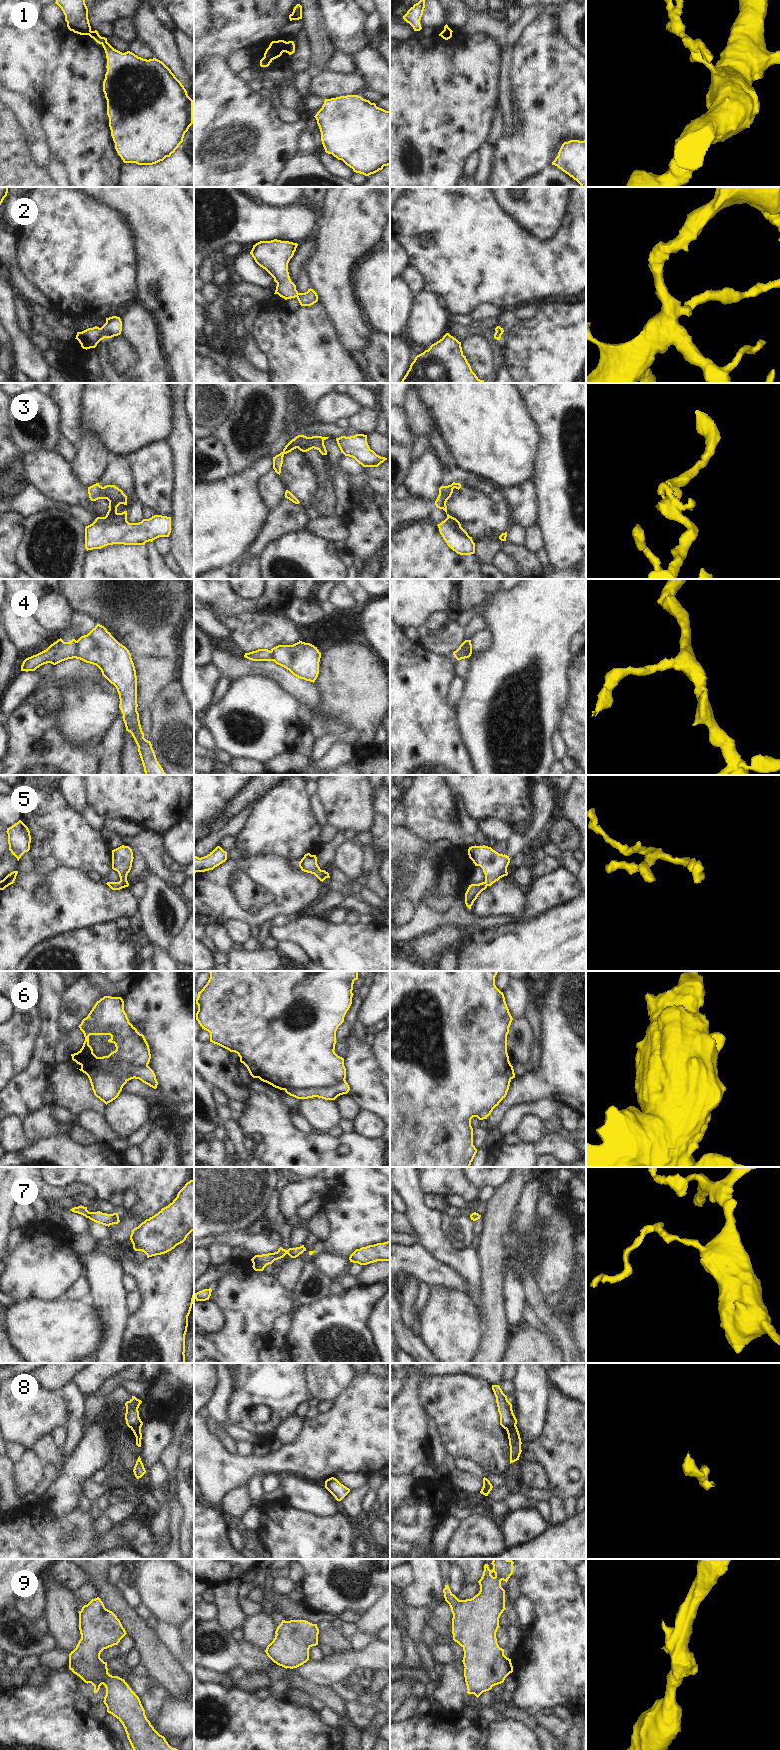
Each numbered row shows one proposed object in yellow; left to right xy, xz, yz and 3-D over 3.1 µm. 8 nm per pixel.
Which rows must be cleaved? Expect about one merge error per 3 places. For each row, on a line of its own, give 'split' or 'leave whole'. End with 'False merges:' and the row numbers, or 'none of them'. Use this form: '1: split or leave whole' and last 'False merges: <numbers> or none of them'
1: split
2: leave whole
3: split
4: split
5: leave whole
6: split
7: leave whole
8: split
9: leave whole
False merges: 1, 3, 4, 6, 8

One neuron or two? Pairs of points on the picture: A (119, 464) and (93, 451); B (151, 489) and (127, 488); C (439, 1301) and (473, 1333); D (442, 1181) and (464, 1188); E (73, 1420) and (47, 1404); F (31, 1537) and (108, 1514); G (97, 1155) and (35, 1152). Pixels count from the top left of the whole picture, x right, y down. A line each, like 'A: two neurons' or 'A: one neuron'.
A: two neurons
B: two neurons
C: one neuron
D: one neuron
E: two neurons
F: two neurons
G: one neuron

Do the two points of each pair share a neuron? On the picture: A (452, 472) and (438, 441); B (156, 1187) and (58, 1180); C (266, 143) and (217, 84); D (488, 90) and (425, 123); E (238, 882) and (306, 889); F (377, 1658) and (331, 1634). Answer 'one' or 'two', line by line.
A: two
B: one
C: one
D: one
E: two
F: two

